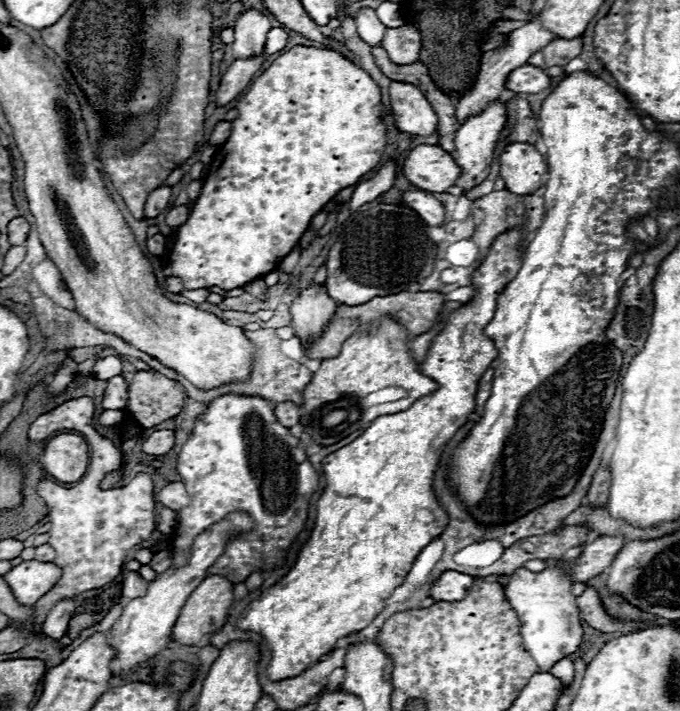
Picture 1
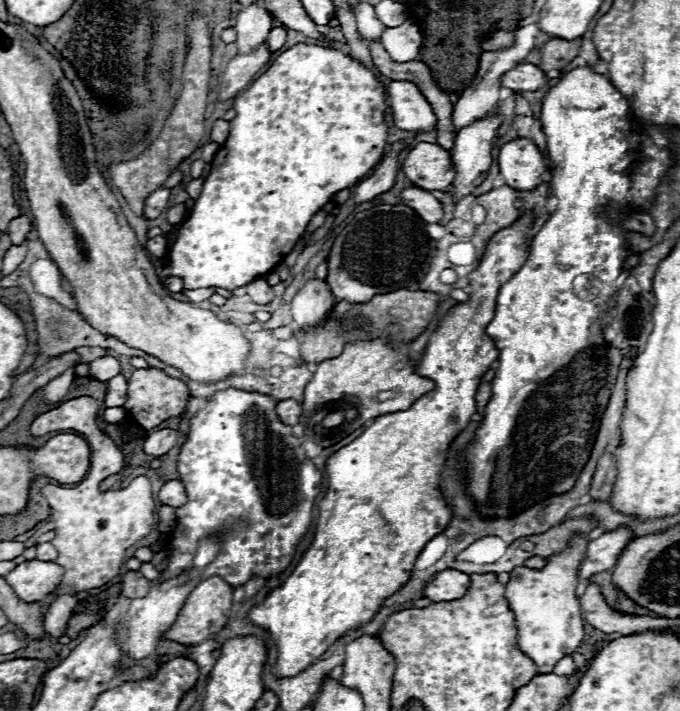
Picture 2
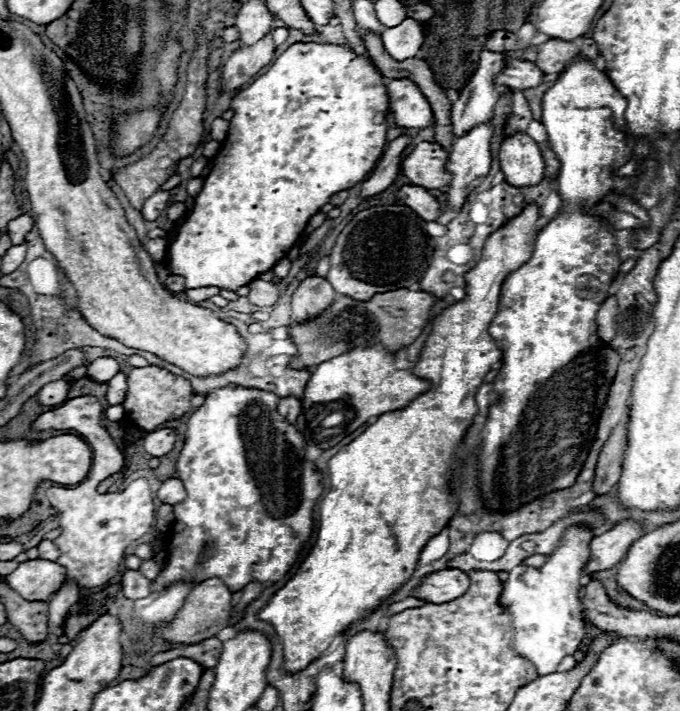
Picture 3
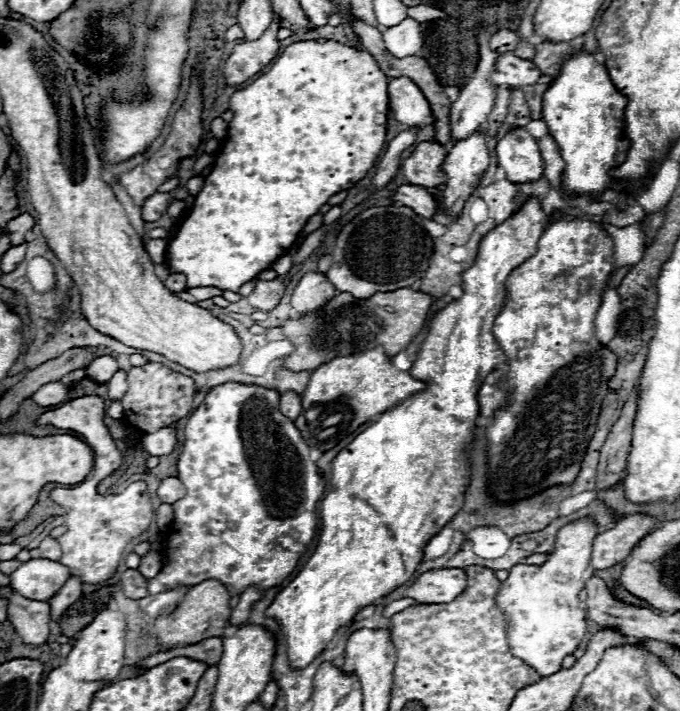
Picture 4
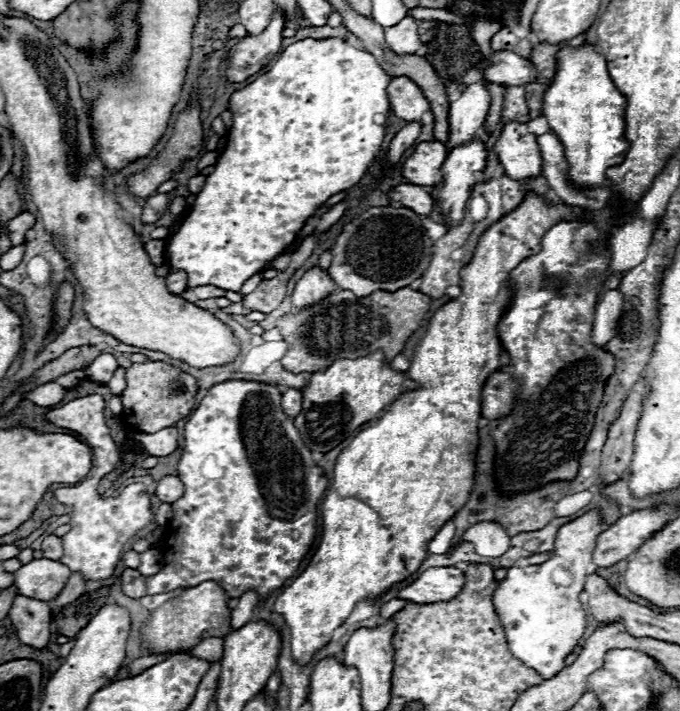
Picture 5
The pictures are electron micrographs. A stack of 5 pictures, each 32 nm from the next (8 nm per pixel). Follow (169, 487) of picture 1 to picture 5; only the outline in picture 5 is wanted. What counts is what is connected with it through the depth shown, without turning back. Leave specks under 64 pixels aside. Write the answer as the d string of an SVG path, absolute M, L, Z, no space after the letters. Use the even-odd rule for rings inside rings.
M164 476L158 480L158 486L156 486L156 496L162 500L162 502L176 502L180 496L184 494L184 486L180 482L178 476Z

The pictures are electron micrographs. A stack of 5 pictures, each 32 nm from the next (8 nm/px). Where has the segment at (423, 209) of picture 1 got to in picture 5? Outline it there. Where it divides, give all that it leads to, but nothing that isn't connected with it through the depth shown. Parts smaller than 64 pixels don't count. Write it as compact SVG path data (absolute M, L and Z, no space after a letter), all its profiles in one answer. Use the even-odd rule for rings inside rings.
M400 184L390 190L388 198L390 202L412 208L416 214L422 214L422 216L428 216L434 208L432 196L422 186L416 186L416 184Z

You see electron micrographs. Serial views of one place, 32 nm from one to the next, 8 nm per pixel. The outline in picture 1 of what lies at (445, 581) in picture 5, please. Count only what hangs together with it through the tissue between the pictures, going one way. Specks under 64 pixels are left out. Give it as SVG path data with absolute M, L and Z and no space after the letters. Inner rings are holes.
M446 570L440 574L438 580L432 582L428 596L434 598L436 602L440 600L454 602L454 600L462 600L470 588L472 588L472 576L456 570Z

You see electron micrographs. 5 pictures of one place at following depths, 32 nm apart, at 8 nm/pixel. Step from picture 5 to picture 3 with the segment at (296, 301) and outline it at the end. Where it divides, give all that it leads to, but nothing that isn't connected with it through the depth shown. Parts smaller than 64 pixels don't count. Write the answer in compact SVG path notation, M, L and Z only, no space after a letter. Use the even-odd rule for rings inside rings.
M318 274L306 276L292 294L292 318L302 322L322 314L336 298L330 282Z

